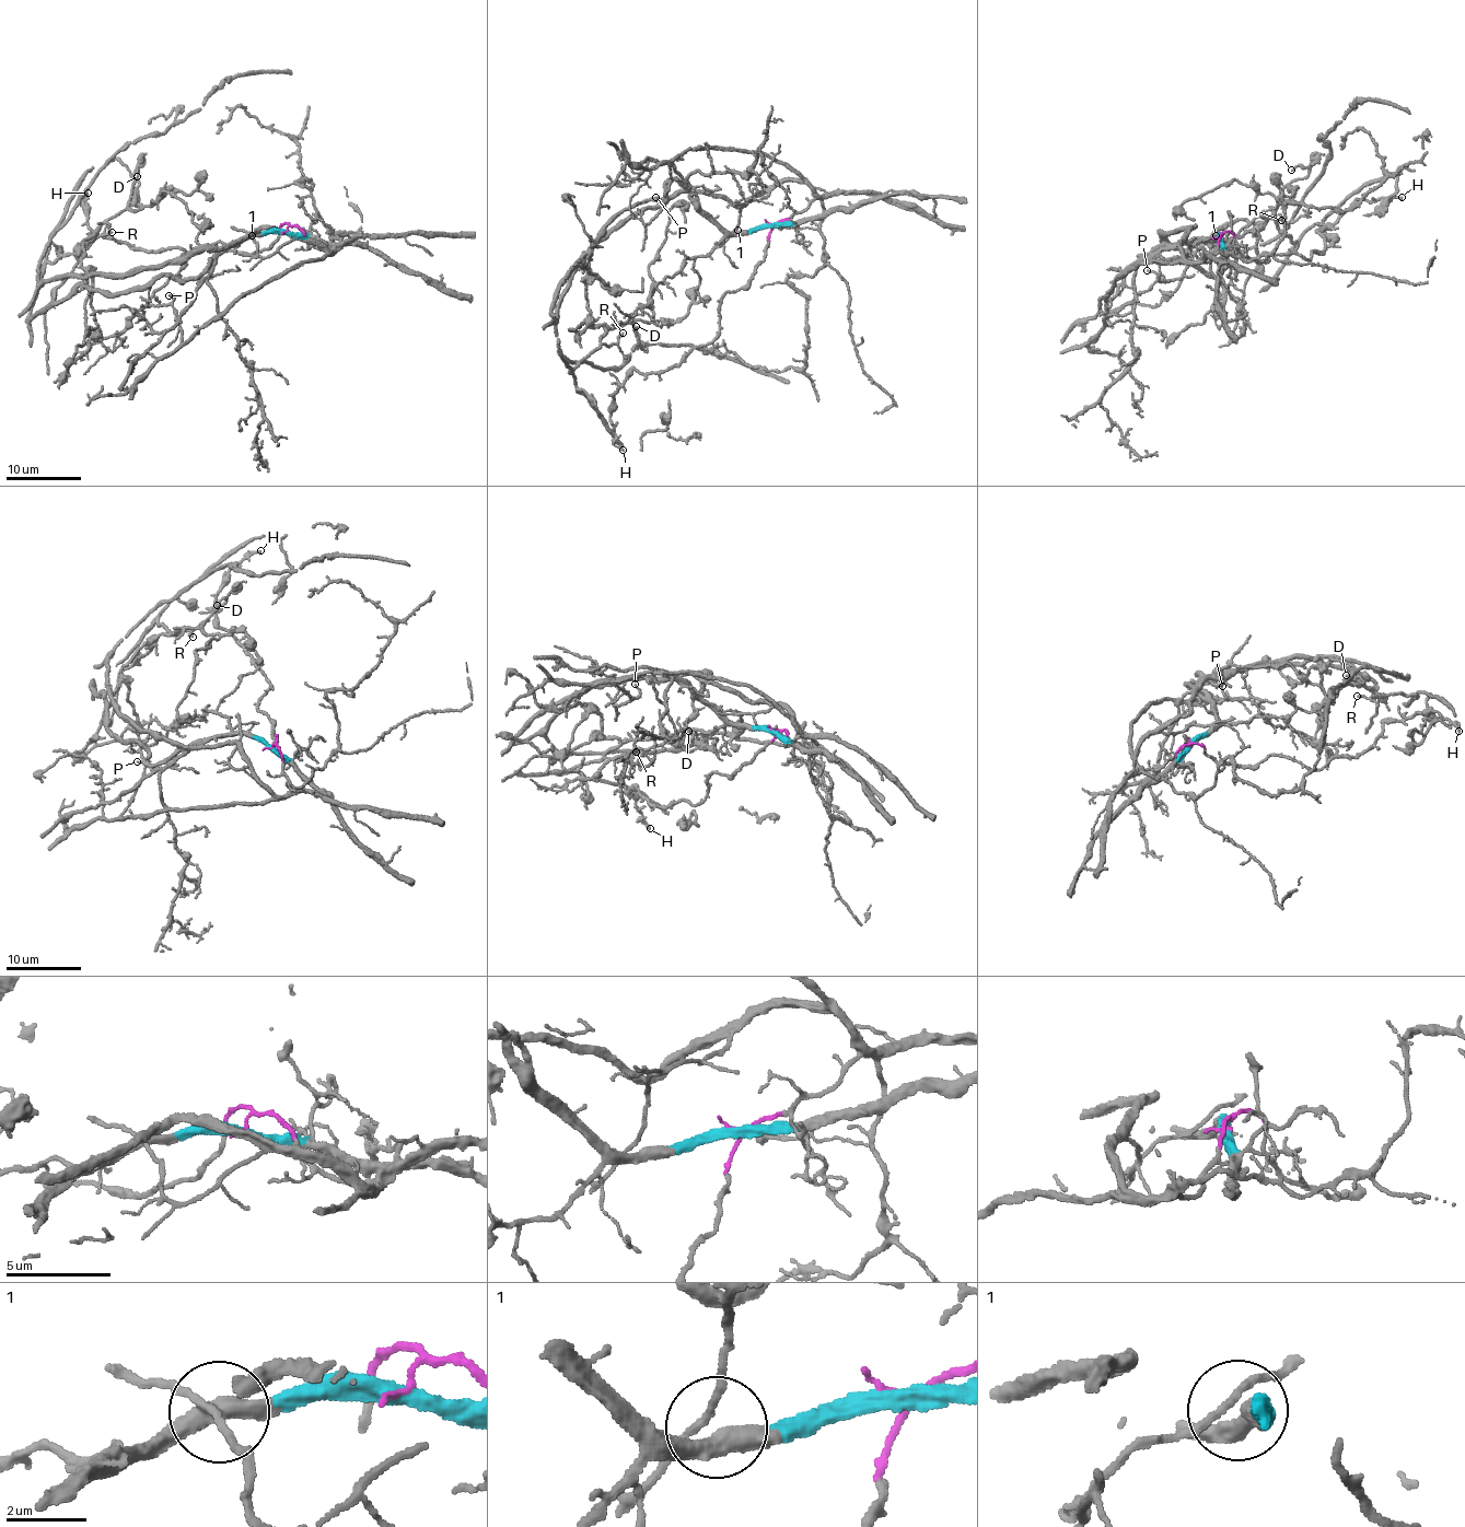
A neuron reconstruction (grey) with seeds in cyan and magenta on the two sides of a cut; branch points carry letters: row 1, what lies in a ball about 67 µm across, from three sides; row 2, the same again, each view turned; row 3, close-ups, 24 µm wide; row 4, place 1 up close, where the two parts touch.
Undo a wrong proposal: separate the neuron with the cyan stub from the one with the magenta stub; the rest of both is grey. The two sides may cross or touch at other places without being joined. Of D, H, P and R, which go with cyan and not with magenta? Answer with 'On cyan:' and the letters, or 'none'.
On cyan: D, R

